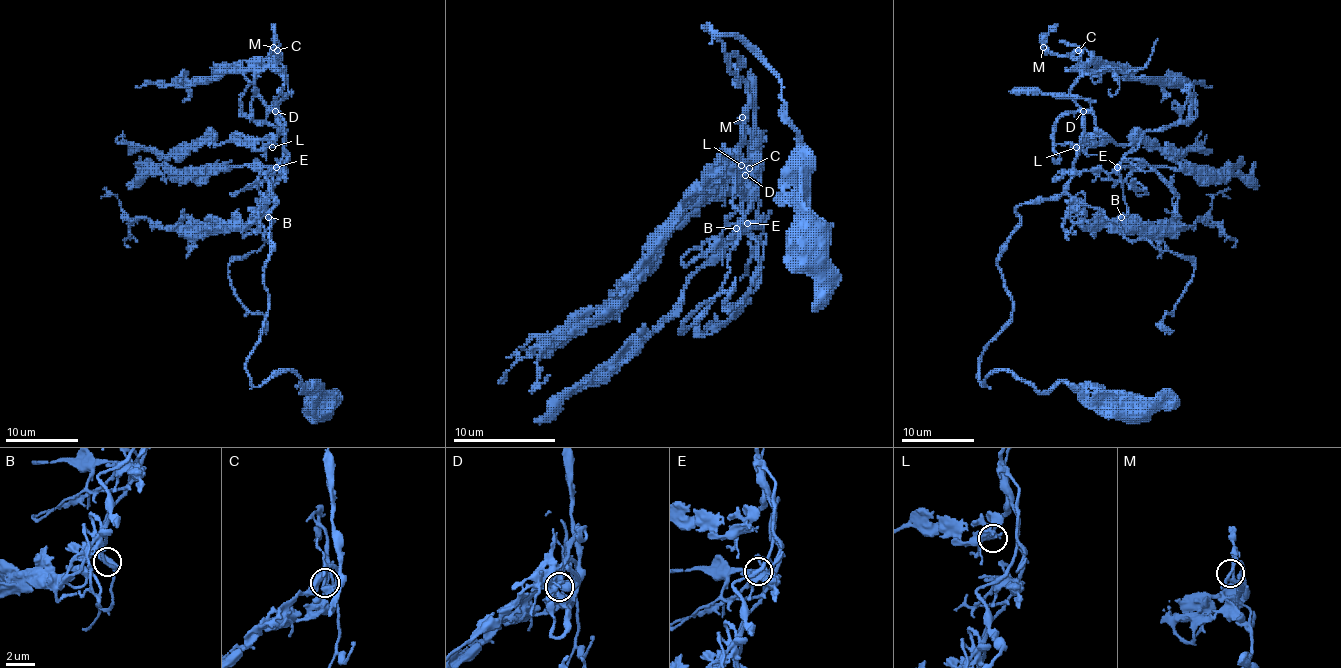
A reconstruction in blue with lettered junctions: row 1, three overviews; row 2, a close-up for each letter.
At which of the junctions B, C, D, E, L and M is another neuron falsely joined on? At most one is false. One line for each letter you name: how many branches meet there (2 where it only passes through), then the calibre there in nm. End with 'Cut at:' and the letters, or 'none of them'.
Cut at: none of them

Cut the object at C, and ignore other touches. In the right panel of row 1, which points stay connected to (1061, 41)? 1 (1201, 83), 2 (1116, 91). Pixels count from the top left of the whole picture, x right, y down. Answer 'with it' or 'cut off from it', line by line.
1: with it
2: cut off from it

